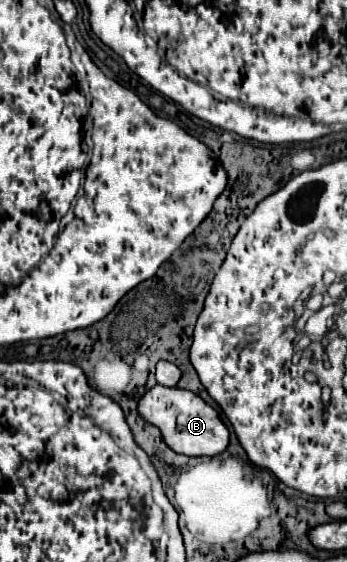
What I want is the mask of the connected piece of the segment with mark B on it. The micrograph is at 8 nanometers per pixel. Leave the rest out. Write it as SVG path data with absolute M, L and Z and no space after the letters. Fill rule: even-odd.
M154 385L150 391L146 391L138 399L138 415L146 423L156 425L166 445L174 453L180 453L180 455L188 455L188 457L220 455L228 447L228 441L230 441L230 433L226 425L220 421L218 413L192 391Z

